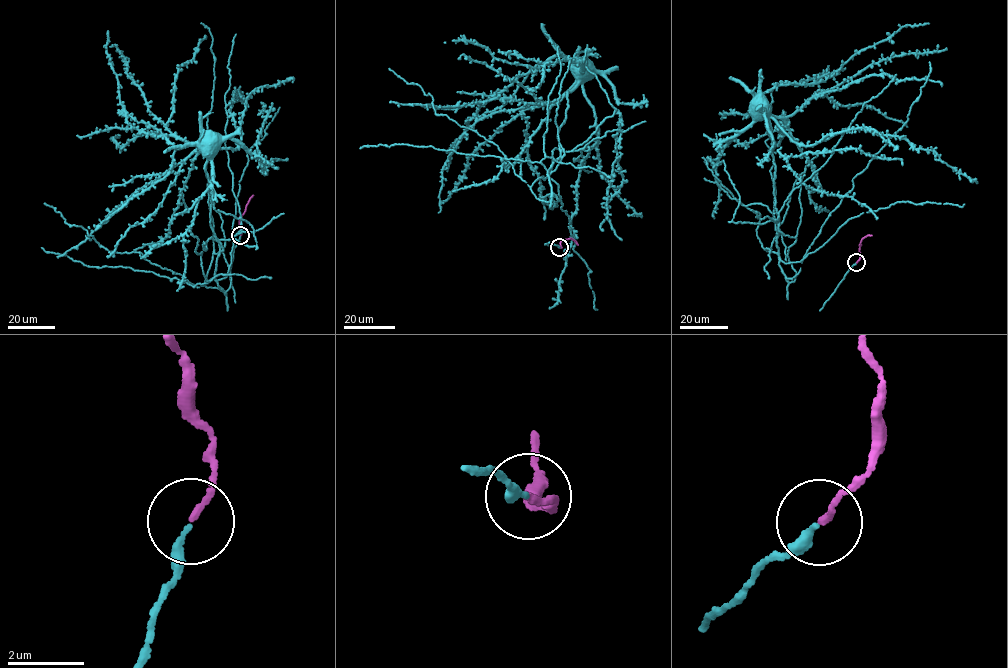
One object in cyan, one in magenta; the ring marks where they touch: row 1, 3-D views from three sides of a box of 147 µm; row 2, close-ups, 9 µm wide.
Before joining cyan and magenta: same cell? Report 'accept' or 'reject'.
accept

